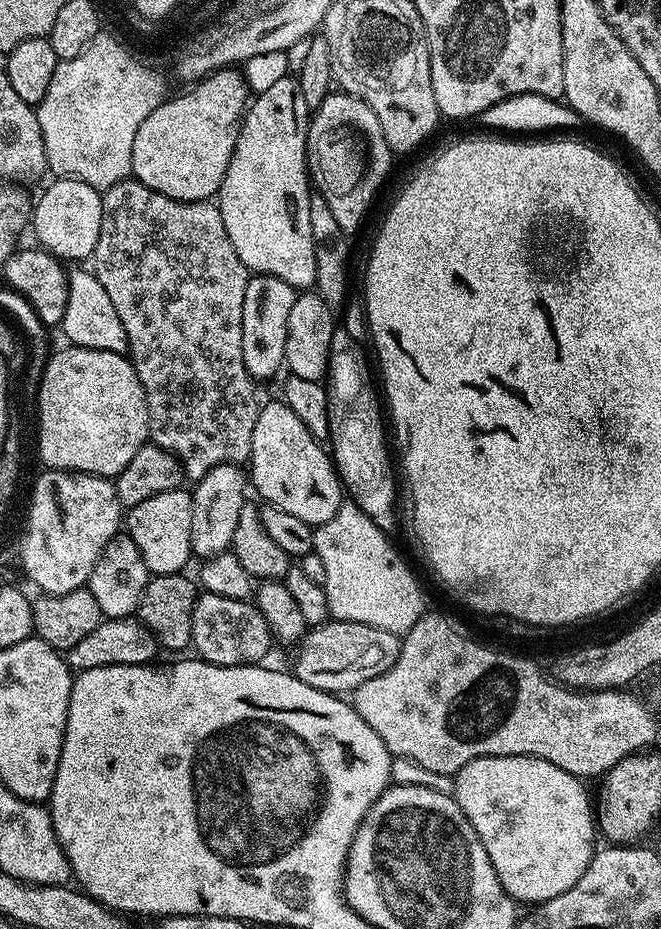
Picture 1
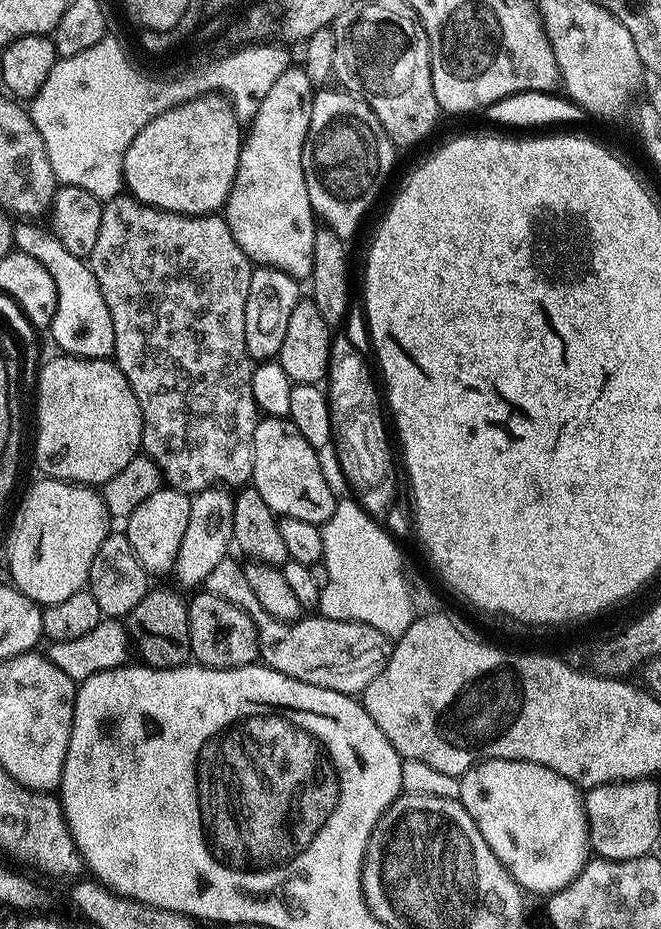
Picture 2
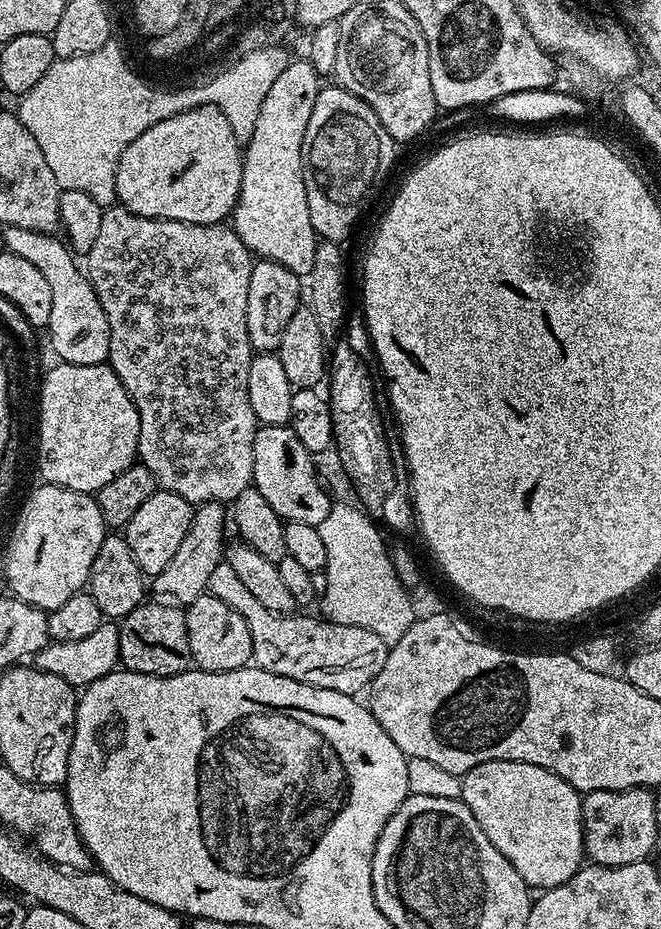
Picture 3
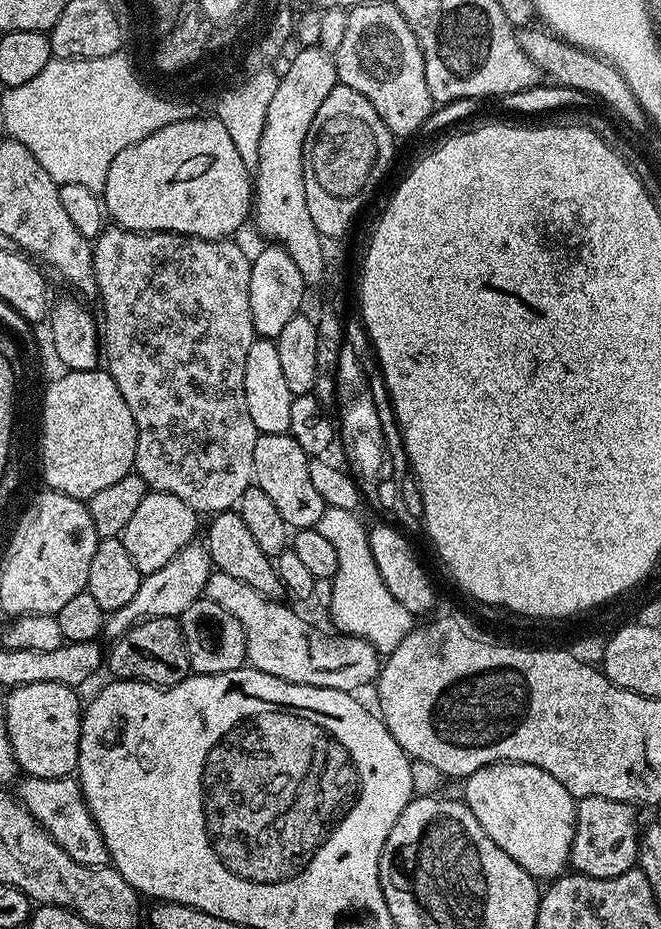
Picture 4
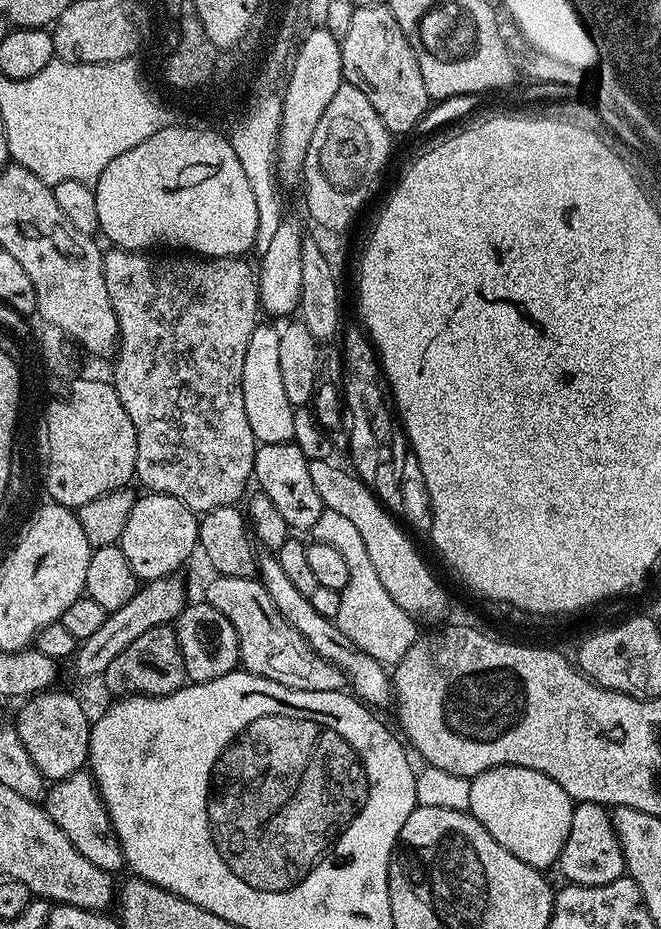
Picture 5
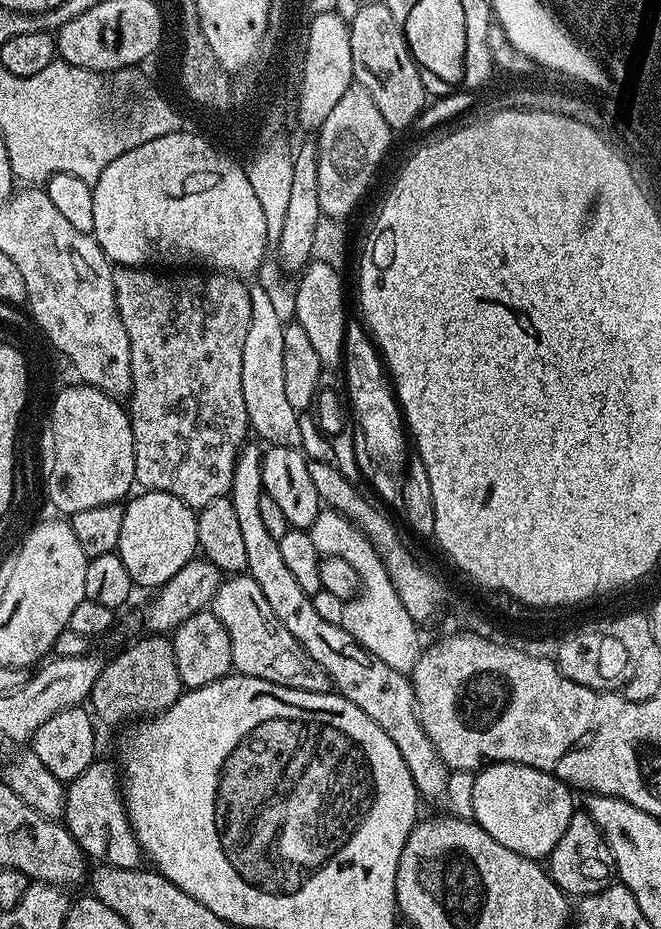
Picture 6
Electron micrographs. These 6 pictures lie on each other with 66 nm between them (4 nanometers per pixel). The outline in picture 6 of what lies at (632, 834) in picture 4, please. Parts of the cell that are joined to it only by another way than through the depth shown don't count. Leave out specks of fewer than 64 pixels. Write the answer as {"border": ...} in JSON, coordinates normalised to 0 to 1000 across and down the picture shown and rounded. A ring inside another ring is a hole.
{"border":[[[867,873],[856,898],[844,902],[844,911],[838,911],[834,921],[828,922],[826,938],[835,948],[865,967],[909,960],[927,950],[932,943],[929,919],[923,919],[923,911],[917,911],[912,898],[888,873]]]}

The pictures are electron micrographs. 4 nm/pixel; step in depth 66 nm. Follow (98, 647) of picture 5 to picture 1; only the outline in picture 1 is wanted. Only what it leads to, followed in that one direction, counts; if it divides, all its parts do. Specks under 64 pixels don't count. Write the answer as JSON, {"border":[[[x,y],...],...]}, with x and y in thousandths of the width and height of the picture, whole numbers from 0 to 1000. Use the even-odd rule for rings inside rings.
{"border":[[[362,499],[324,502],[324,506],[295,518],[290,530],[292,600],[328,598],[331,594],[349,591],[354,569],[360,567],[360,553],[366,553],[366,545],[372,541],[369,521],[372,525],[372,508]]]}

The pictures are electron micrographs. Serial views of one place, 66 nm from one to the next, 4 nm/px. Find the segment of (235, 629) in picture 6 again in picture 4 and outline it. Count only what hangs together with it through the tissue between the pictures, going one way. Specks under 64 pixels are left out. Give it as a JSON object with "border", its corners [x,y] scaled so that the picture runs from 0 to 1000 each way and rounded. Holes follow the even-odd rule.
{"border":[[[322,614],[309,632],[309,642],[330,648],[336,657],[348,657],[348,661],[366,670],[366,678],[372,682],[374,714],[393,723],[433,734],[530,746],[555,736],[558,740],[575,726],[578,706],[560,691],[519,682],[490,686],[445,656],[434,654],[434,649],[390,639],[384,631],[354,622],[354,618]]]}

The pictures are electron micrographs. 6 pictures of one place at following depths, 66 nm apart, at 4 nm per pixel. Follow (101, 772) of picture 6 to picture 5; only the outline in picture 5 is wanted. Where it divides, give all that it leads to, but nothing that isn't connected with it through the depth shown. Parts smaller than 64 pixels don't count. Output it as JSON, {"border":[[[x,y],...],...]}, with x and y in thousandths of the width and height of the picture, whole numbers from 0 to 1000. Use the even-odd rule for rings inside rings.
{"border":[[[123,829],[83,841],[71,849],[64,869],[82,885],[82,889],[88,889],[88,893],[94,893],[94,898],[100,898],[106,906],[112,906],[112,915],[118,915],[124,924],[142,928],[142,932],[148,932],[157,939],[171,941],[180,940],[180,934],[189,933],[188,920],[172,889],[166,885],[166,876],[160,872],[157,860],[145,849],[145,840],[138,830]]]}

